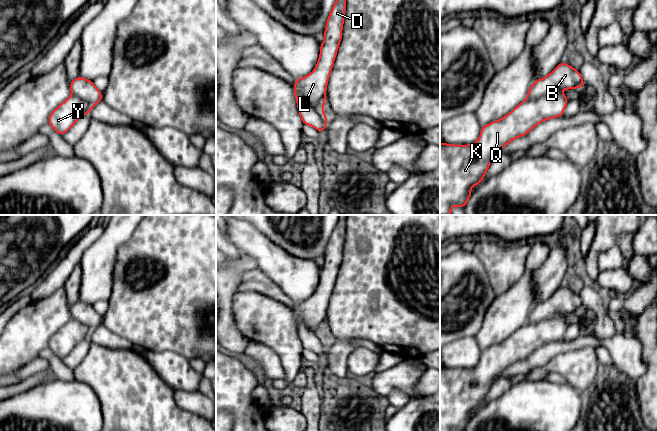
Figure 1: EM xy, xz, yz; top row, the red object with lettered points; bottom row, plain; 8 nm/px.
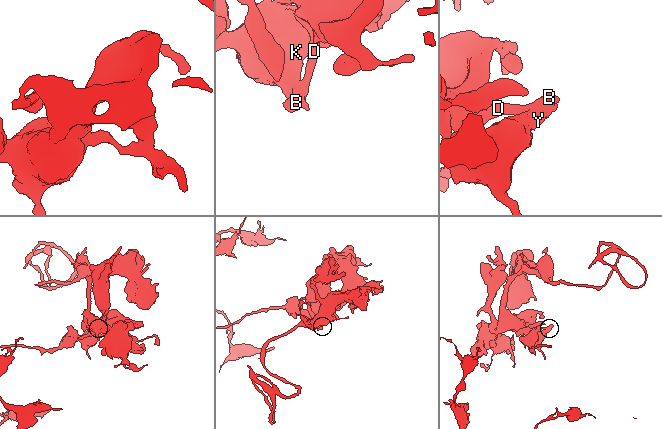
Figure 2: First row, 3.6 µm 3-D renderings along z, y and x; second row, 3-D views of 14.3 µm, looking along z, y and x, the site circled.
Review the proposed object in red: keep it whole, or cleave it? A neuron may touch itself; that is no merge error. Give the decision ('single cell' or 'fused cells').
fused cells

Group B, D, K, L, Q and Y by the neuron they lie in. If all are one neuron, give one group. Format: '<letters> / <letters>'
B D L / K Q Y

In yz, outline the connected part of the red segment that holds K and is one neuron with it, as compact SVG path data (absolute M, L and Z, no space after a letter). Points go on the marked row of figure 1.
M553 93L538 99L526 99L508 115L481 127L476 143L452 145L440 143L440 215L451 215L451 207L457 205L464 209L473 185L480 185L489 165L500 150L512 140L526 135L544 120L563 116L568 99L562 93Z

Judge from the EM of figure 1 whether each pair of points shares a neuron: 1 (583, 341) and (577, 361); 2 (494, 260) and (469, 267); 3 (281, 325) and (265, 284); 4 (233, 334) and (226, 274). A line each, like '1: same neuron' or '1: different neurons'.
1: different neurons
2: different neurons
3: different neurons
4: same neuron

